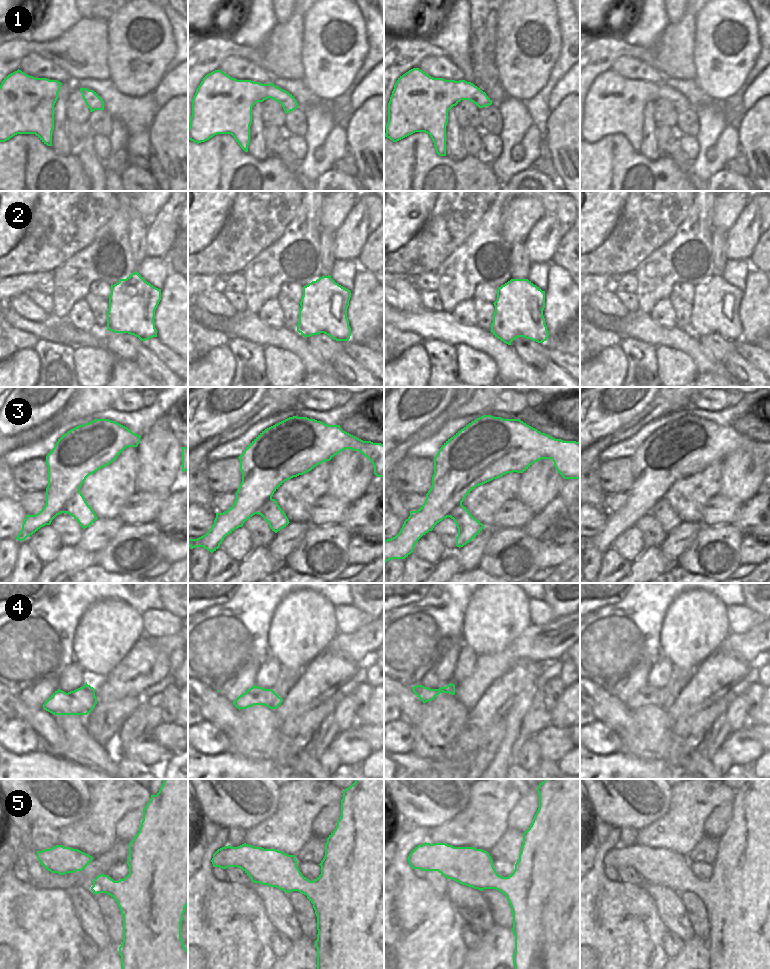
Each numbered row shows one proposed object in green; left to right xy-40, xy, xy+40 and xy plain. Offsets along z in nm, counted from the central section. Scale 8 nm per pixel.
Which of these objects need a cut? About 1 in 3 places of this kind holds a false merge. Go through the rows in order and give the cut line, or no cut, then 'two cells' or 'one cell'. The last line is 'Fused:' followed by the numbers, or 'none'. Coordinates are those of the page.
1: no cut; one cell
2: no cut; one cell
3: cut in xy-40 along (79, 490), (68, 502), (63, 512); two cells
4: no cut; one cell
5: no cut; one cell
Fused: 3

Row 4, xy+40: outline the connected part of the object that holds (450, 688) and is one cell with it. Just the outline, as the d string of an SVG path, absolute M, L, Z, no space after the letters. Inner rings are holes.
M450 683L446 687L440 687L439 689L430 689L422 685L416 685L412 687L412 690L423 703L432 701L442 692L455 695L455 685L452 683Z

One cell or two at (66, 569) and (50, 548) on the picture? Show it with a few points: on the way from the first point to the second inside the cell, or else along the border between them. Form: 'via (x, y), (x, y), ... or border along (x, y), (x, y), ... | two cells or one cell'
border along (63, 546), (48, 562), (42, 563) | two cells

